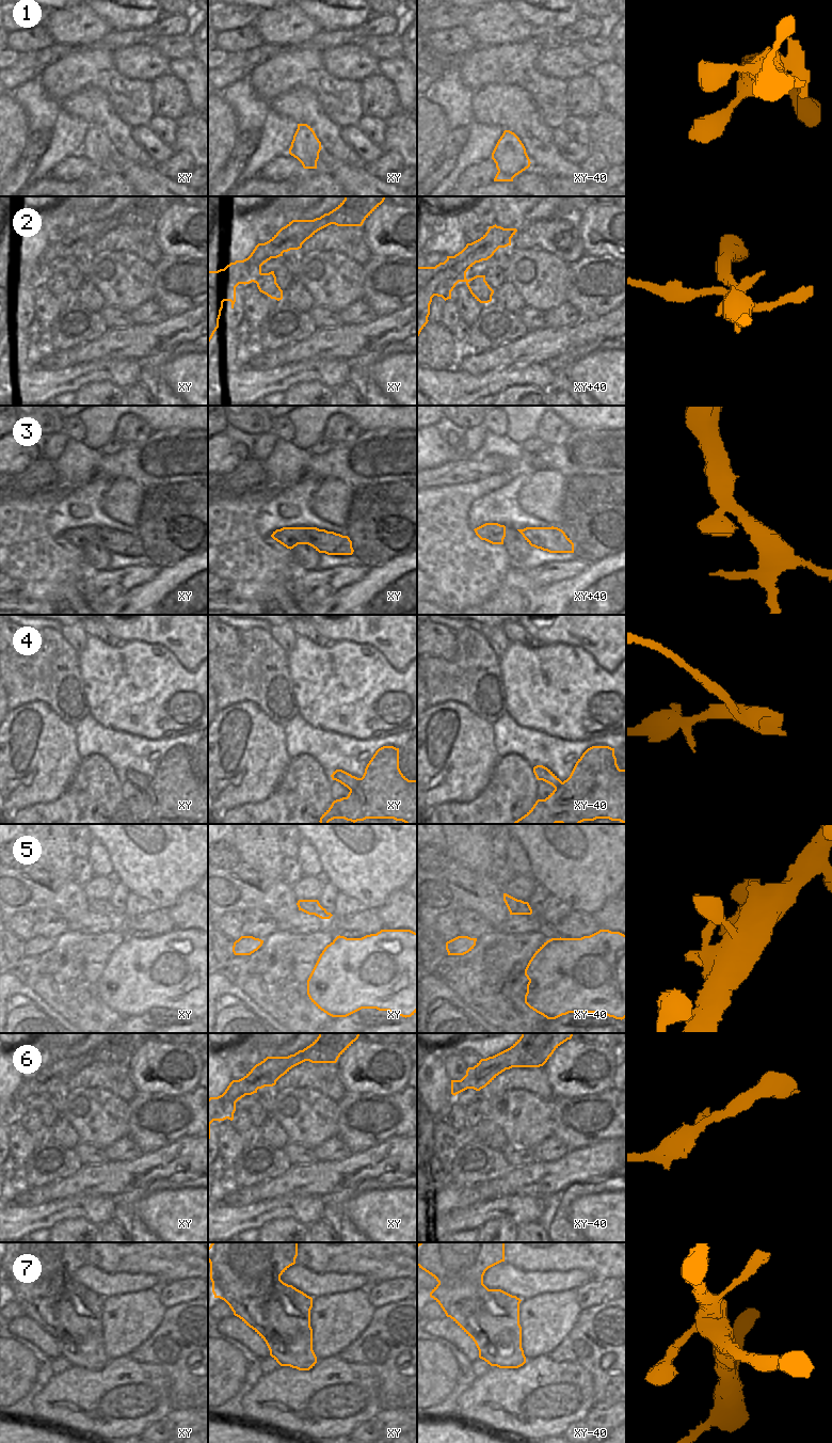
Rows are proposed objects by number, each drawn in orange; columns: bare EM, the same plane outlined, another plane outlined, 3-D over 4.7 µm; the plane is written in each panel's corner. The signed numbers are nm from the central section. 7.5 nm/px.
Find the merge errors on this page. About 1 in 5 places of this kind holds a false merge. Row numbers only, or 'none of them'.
2, 4.

